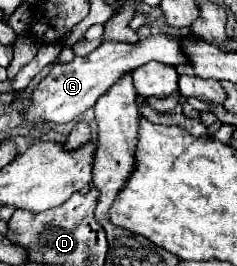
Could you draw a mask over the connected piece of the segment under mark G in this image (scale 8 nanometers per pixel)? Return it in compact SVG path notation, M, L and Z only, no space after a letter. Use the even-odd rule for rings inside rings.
M194 32L188 34L150 34L146 40L138 40L136 44L126 44L126 42L108 42L104 40L92 54L84 58L74 58L72 62L66 64L56 64L52 72L38 84L32 106L26 112L26 120L30 124L52 120L56 124L72 122L76 116L80 116L84 110L92 108L96 100L112 86L120 76L134 72L136 68L148 64L148 62L162 62L168 66L178 66L178 64L188 64L188 58L184 56L184 50L180 50L180 40L184 36L196 36Z

